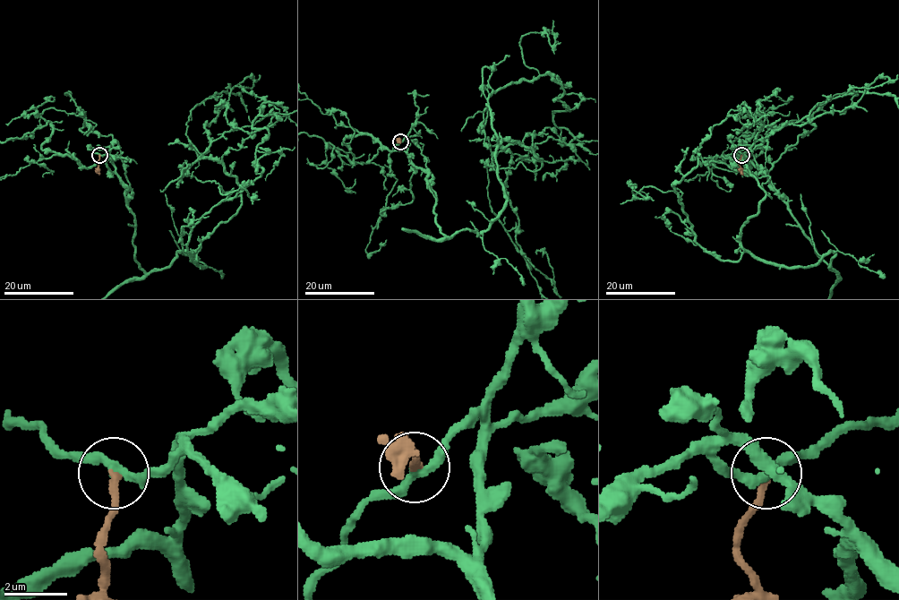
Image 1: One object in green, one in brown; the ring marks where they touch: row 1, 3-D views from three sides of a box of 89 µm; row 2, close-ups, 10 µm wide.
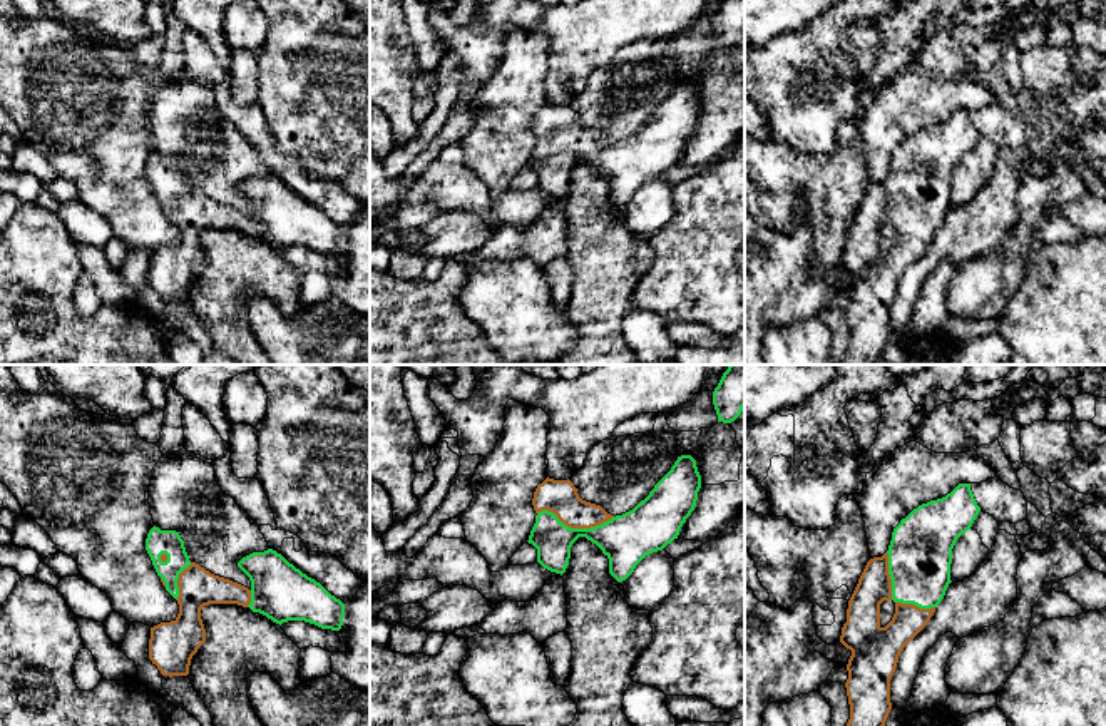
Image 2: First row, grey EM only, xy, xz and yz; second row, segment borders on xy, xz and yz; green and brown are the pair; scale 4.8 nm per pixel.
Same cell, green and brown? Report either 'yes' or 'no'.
yes

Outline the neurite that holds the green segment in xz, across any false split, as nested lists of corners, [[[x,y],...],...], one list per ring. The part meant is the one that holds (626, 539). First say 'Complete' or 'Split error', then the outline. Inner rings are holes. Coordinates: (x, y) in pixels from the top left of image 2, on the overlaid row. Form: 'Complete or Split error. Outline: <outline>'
Split error. Outline: [[[681,455],[644,500],[614,517],[582,500],[569,478],[547,477],[534,492],[537,515],[527,542],[537,549],[537,562],[544,569],[562,575],[572,544],[586,537],[609,559],[609,574],[622,582],[646,555],[678,539],[696,507],[699,488],[696,460]]]

